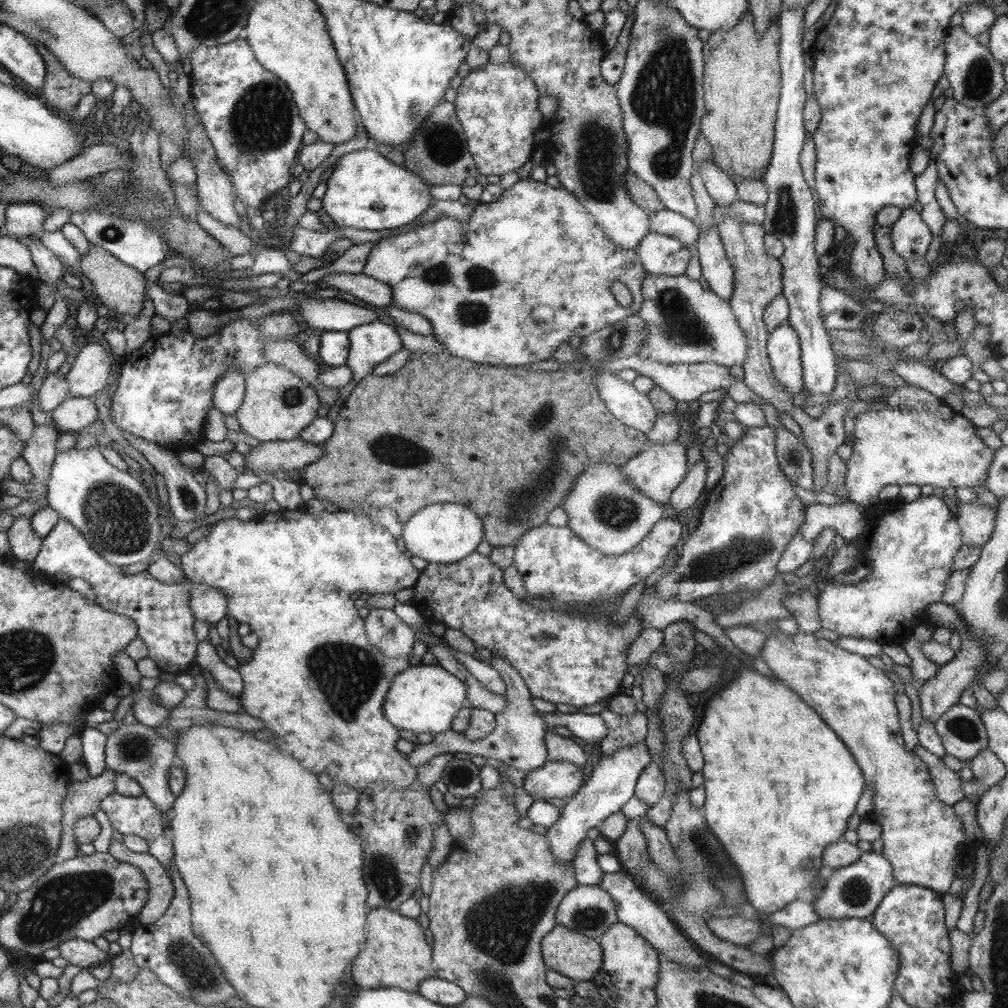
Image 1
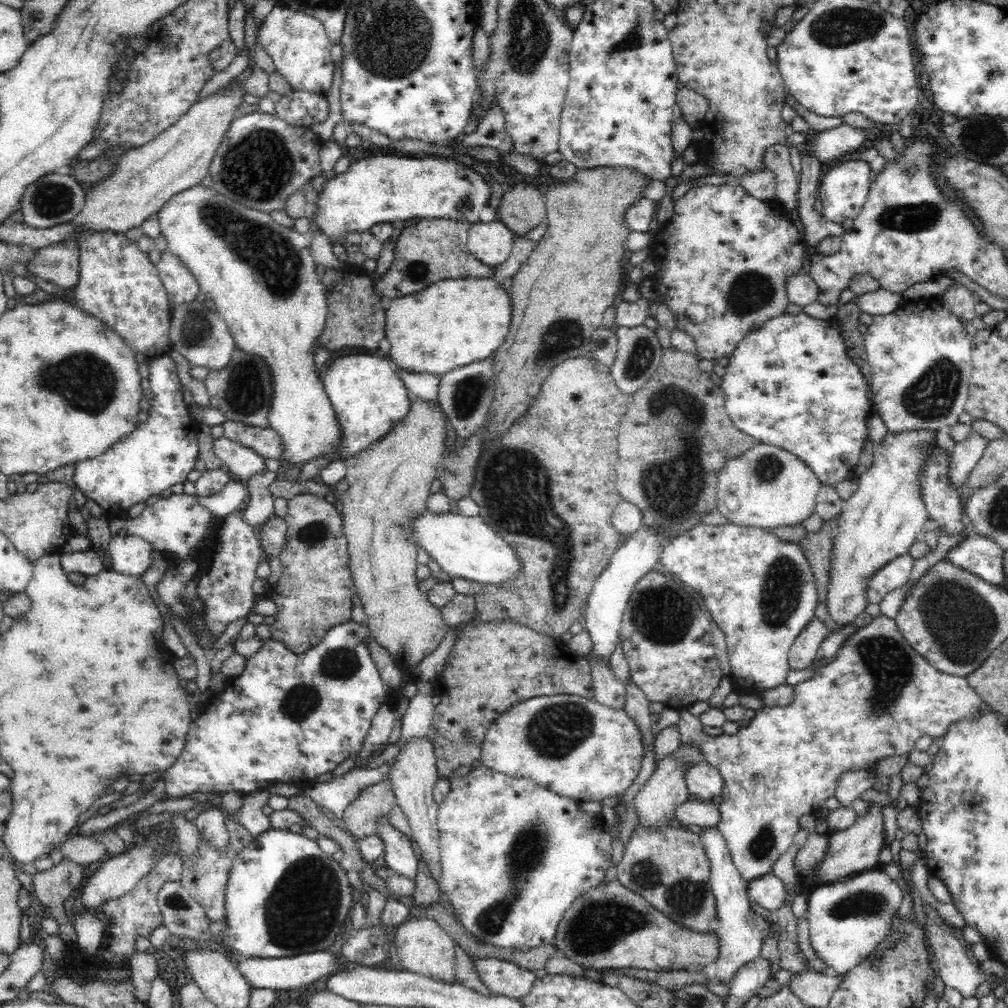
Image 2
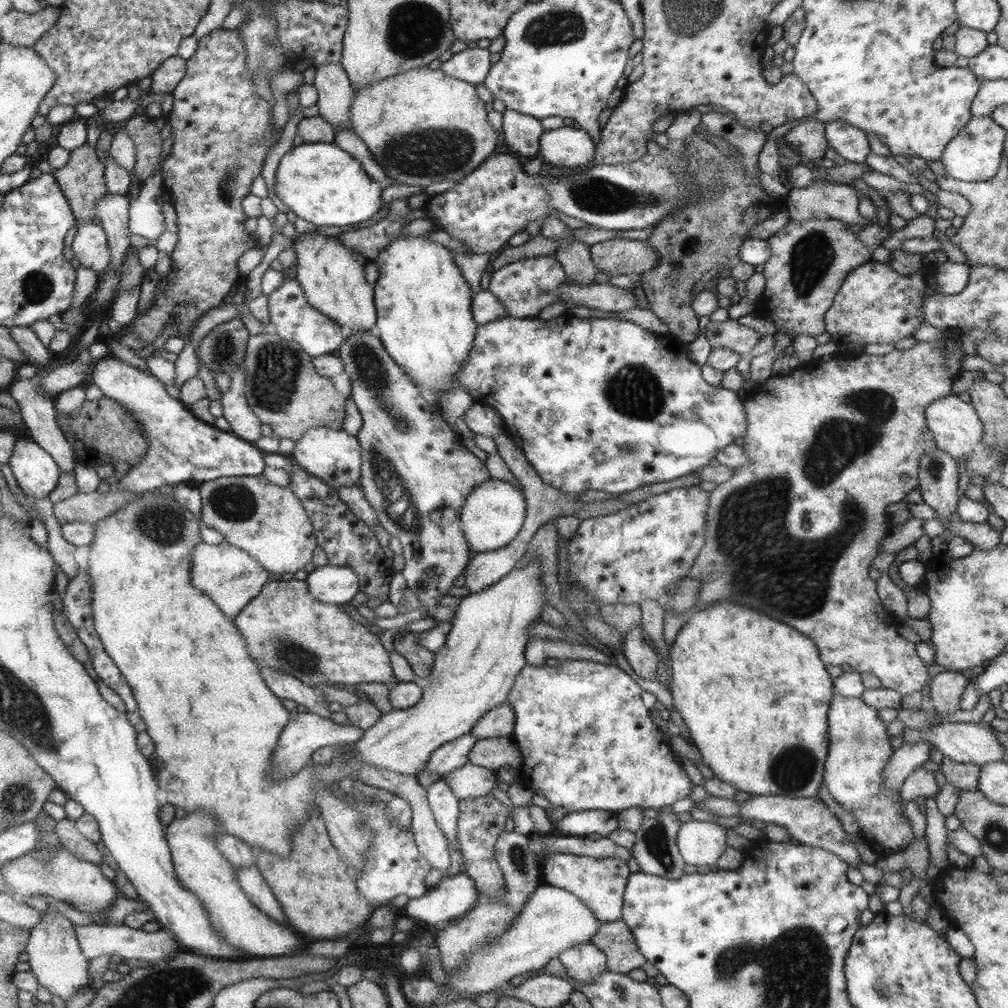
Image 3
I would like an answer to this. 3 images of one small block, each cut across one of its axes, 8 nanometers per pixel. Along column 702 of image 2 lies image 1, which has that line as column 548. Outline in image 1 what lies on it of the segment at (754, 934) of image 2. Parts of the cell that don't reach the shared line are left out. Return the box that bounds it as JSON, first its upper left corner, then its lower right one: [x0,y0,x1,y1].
[547,742,651,866]

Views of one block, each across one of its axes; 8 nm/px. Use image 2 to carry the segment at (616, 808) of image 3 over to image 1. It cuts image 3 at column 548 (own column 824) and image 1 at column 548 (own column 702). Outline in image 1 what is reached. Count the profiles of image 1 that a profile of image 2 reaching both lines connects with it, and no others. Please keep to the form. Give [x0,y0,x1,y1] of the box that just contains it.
[543,726,587,768]

